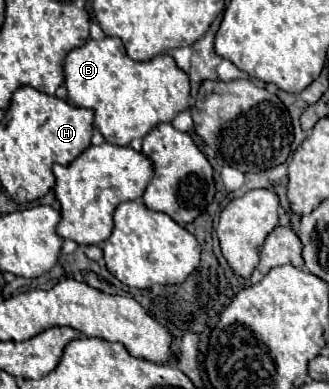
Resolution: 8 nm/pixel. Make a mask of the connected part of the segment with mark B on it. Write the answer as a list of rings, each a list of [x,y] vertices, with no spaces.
[[[106,37],[100,41],[88,39],[82,47],[72,49],[64,59],[64,75],[68,87],[68,101],[76,107],[94,111],[94,127],[102,131],[104,139],[112,145],[130,145],[132,139],[144,137],[158,123],[172,121],[180,111],[188,109],[190,79],[170,55],[156,55],[150,61],[134,61],[128,57],[124,43],[118,37]]]

